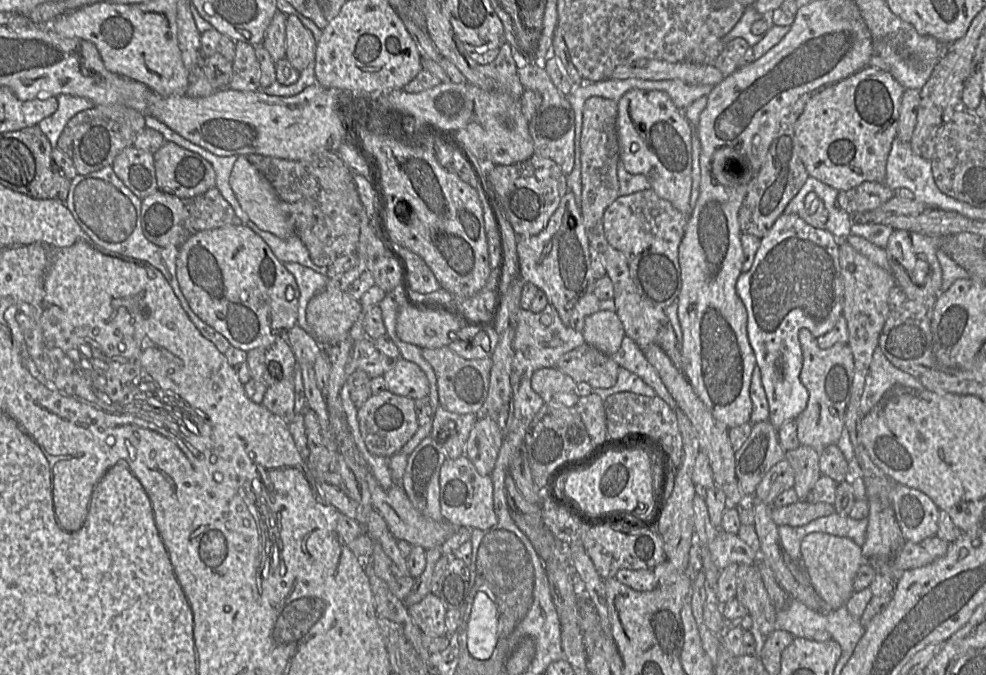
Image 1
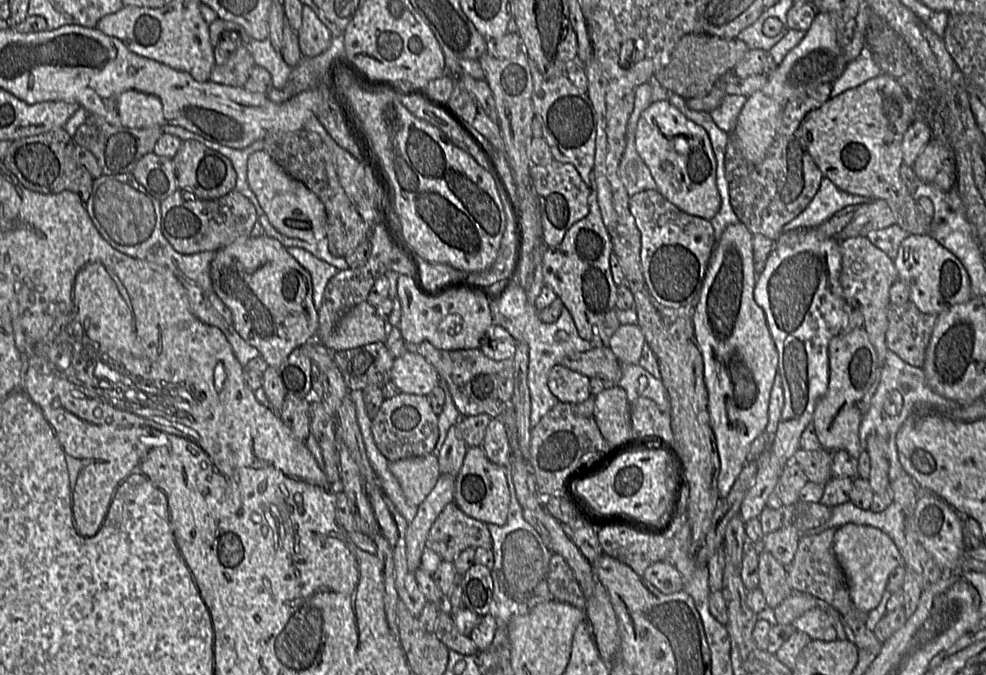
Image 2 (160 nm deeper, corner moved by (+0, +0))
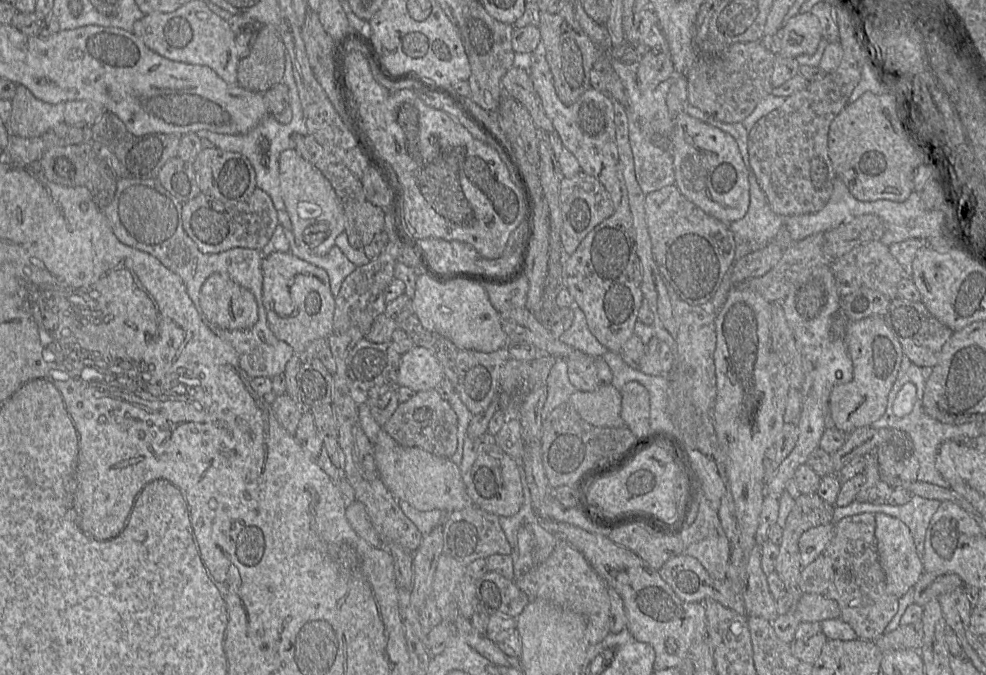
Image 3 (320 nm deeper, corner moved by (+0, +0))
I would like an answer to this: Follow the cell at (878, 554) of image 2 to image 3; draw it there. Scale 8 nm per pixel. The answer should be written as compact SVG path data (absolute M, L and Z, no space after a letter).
M876 513L875 520L879 561L886 576L887 590L890 594L900 598L913 590L913 586L923 574L923 561L916 550L911 531L903 521L883 513Z

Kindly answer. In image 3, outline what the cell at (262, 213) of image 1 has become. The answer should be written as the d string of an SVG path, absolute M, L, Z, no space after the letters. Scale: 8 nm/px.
M287 149L280 154L278 178L280 193L296 243L312 254L327 254L335 246L335 239L345 230L343 208L331 184L294 149Z

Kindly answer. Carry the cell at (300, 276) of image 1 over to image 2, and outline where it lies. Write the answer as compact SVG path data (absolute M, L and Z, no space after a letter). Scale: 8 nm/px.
M290 247L287 248L287 251L309 272L313 286L313 301L318 310L328 281L337 274L339 270L302 248Z

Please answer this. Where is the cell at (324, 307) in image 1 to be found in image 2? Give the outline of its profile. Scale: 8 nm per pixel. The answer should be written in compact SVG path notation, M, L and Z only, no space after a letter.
M364 301L348 311L338 322L327 341L320 341L330 351L351 349L369 343L385 341L391 327L387 319L378 315L374 306Z

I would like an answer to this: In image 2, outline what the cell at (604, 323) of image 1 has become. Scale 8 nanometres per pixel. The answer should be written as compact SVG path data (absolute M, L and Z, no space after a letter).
M622 324L611 336L609 349L619 363L638 364L645 344L645 337L637 325Z

